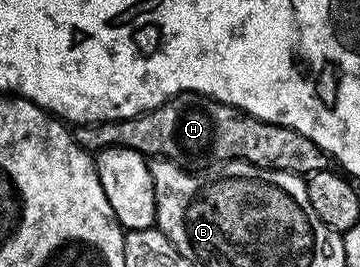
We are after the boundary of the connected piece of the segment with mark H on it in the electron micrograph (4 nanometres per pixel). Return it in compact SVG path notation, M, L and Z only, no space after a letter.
M180 93L178 97L163 102L159 108L141 113L138 117L81 123L72 130L72 134L93 155L102 149L130 149L142 153L146 159L156 155L194 171L223 161L246 161L255 167L305 175L314 169L328 169L331 165L329 154L311 143L305 135L299 135L299 131L267 123L233 105L224 105L222 101L202 97L199 93Z

